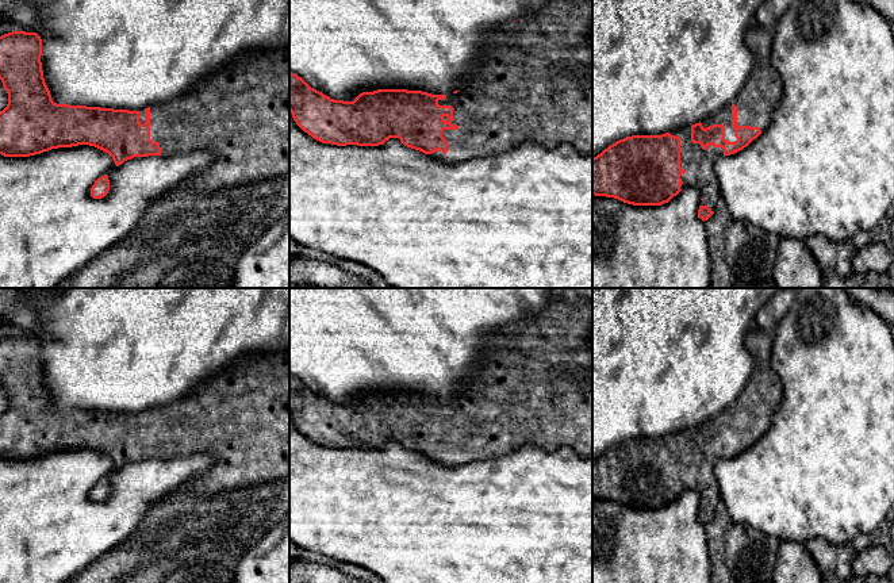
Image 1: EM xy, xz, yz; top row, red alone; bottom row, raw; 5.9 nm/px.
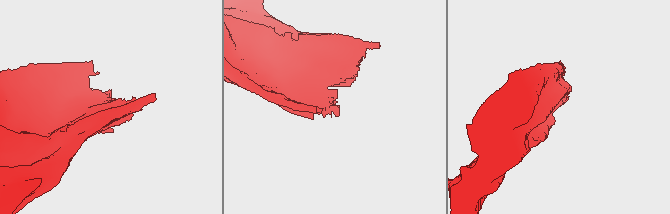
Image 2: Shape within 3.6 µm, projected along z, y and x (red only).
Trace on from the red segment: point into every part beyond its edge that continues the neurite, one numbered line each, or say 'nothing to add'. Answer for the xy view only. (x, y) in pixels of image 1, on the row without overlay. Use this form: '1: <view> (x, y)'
1: xy (241, 415)

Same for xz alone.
1: xz (534, 384)

